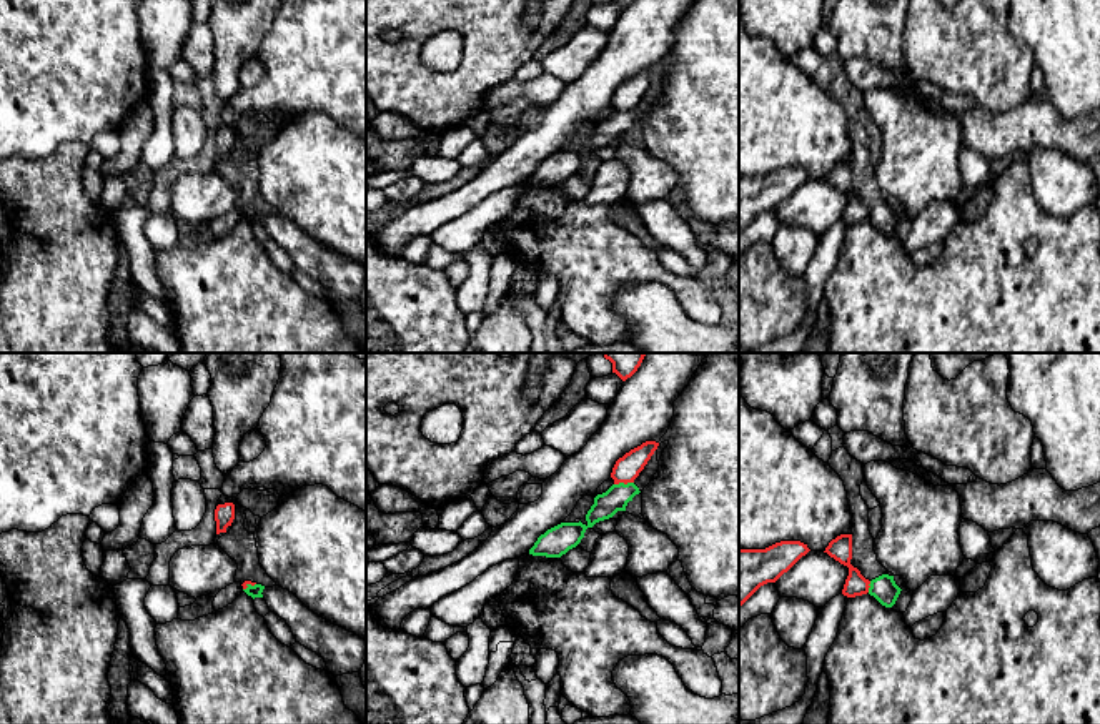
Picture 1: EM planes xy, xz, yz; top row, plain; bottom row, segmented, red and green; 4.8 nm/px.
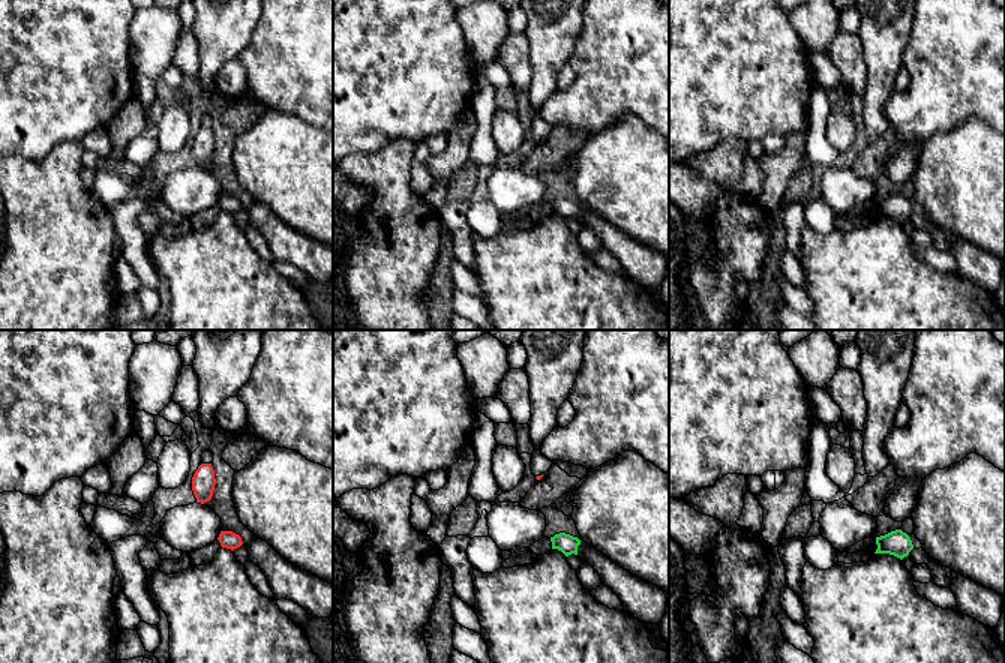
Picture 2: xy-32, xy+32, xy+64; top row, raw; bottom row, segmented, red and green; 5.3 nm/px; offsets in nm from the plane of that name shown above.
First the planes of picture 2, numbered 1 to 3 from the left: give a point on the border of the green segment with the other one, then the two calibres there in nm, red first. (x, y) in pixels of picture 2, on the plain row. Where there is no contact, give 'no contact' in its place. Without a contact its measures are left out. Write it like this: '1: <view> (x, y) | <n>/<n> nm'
1: no contact
2: no contact
3: no contact

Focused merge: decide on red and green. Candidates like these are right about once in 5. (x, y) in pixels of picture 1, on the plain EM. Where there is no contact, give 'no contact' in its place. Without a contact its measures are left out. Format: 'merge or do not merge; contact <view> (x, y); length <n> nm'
do not merge; contact xz (623, 109); length 100 nm

